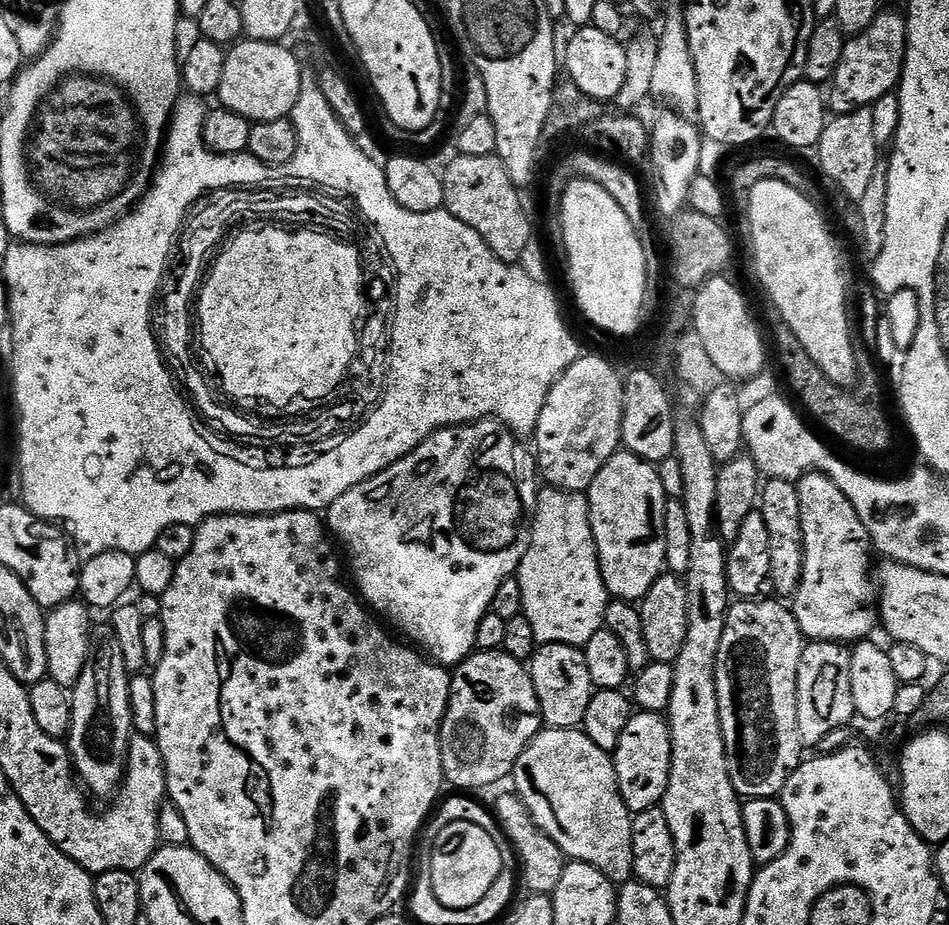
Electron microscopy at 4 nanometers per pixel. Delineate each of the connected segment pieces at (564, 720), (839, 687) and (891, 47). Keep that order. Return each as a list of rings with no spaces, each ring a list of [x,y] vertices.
[[[569,644],[539,645],[530,659],[530,671],[543,723],[549,728],[579,729],[594,691],[583,651]]]
[[[817,640],[804,645],[798,666],[796,701],[801,745],[820,744],[831,732],[839,730],[856,716],[854,694],[850,694],[851,651],[843,643]]]
[[[882,10],[859,36],[851,37],[842,50],[842,58],[830,81],[826,103],[833,113],[853,112],[859,108],[876,106],[883,96],[897,91],[904,69],[908,45],[908,22],[903,11]]]

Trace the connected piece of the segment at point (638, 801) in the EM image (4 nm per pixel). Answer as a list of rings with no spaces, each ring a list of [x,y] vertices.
[[[637,711],[626,722],[626,730],[622,730],[614,763],[620,793],[629,812],[635,814],[657,807],[668,789],[672,769],[672,730],[667,719],[659,712]]]

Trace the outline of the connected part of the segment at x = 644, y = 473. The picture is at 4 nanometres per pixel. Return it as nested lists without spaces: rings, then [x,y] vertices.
[[[620,450],[602,466],[586,495],[600,573],[609,597],[643,601],[650,586],[666,572],[664,508],[669,499],[662,490],[659,471],[634,453]]]

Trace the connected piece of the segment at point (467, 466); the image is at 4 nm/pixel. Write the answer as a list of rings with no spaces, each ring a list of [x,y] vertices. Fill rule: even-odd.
[[[491,418],[475,420],[473,424],[457,424],[455,428],[440,428],[433,436],[427,436],[413,452],[406,454],[386,470],[346,490],[346,494],[342,494],[342,498],[338,498],[326,510],[327,531],[337,541],[340,539],[344,543],[344,548],[352,559],[352,576],[356,579],[355,587],[363,603],[373,613],[383,617],[389,625],[397,624],[409,636],[407,639],[413,645],[423,649],[435,663],[455,666],[473,655],[477,647],[476,635],[479,624],[490,612],[494,594],[498,594],[498,586],[502,586],[502,582],[513,579],[517,575],[522,558],[528,549],[528,543],[532,537],[532,517],[536,515],[537,498],[535,491],[528,491],[535,486],[536,480],[538,482],[538,465],[537,457],[531,451],[528,453],[519,443],[523,444],[511,428],[504,425],[501,420]]]

